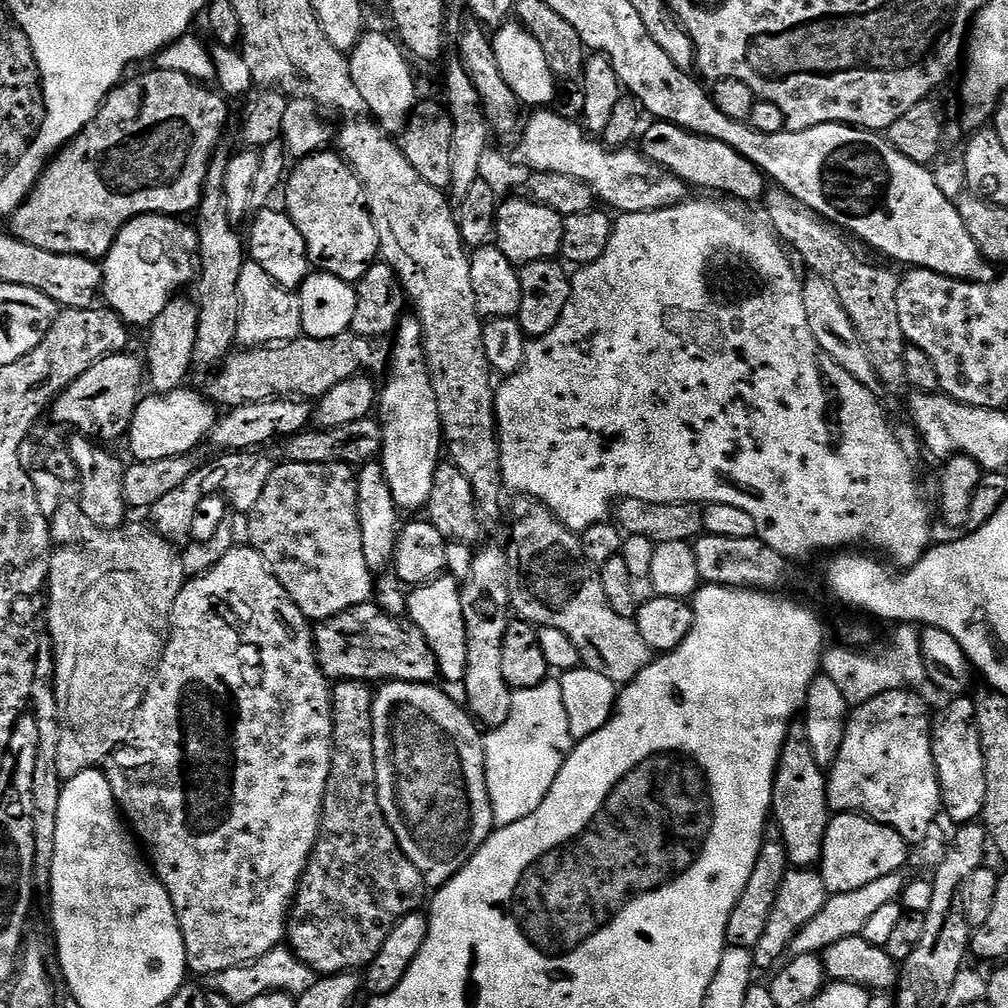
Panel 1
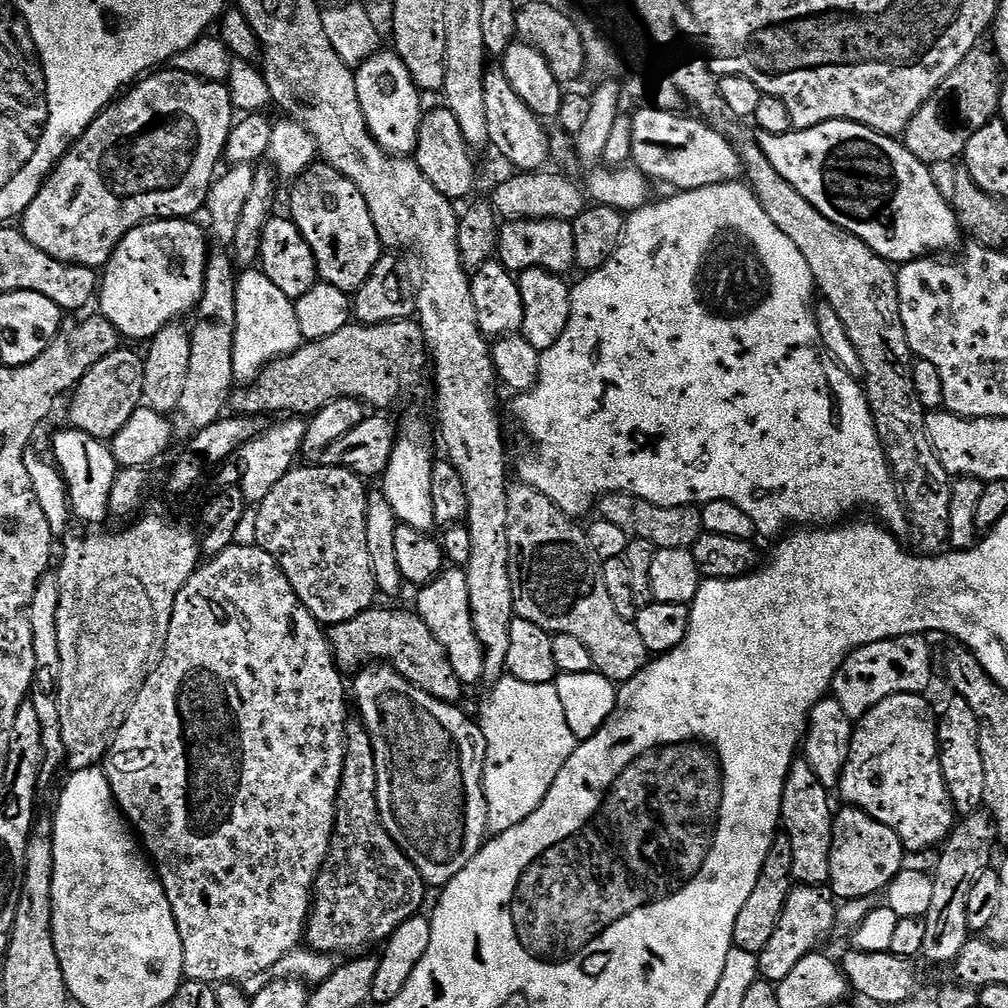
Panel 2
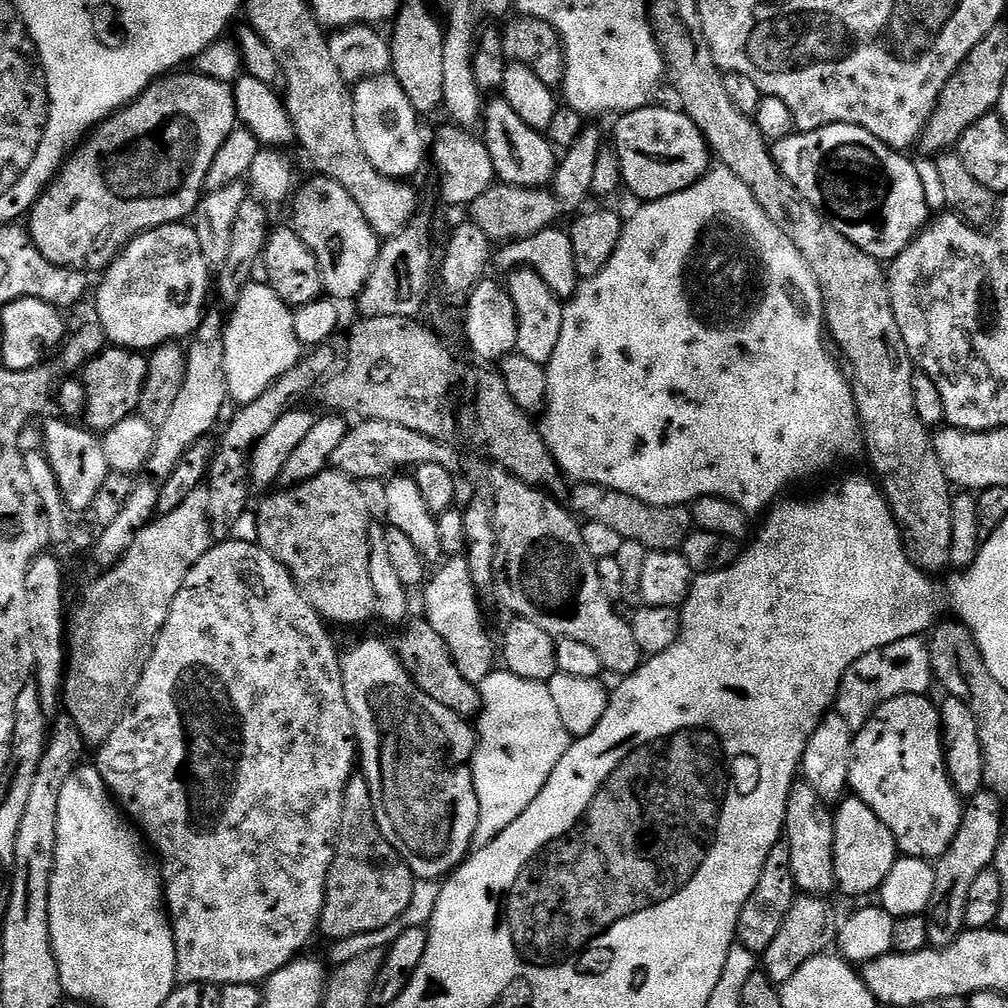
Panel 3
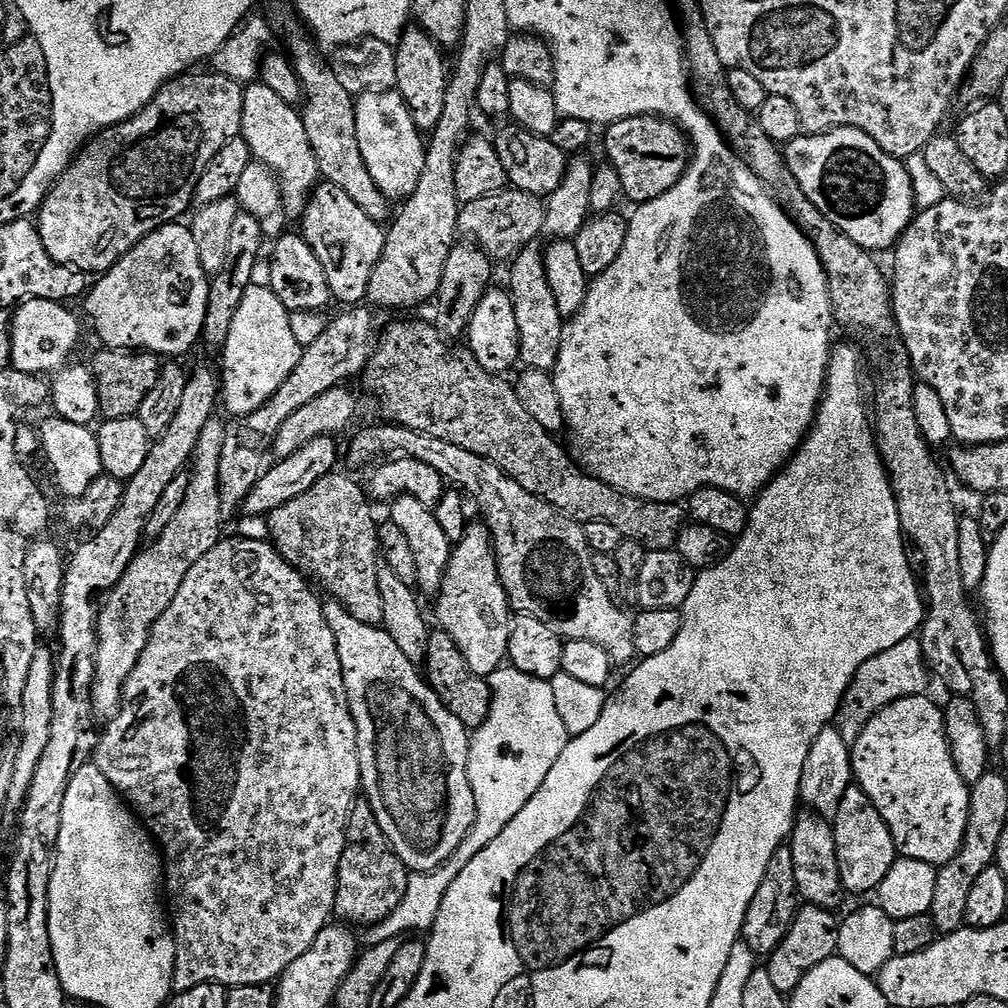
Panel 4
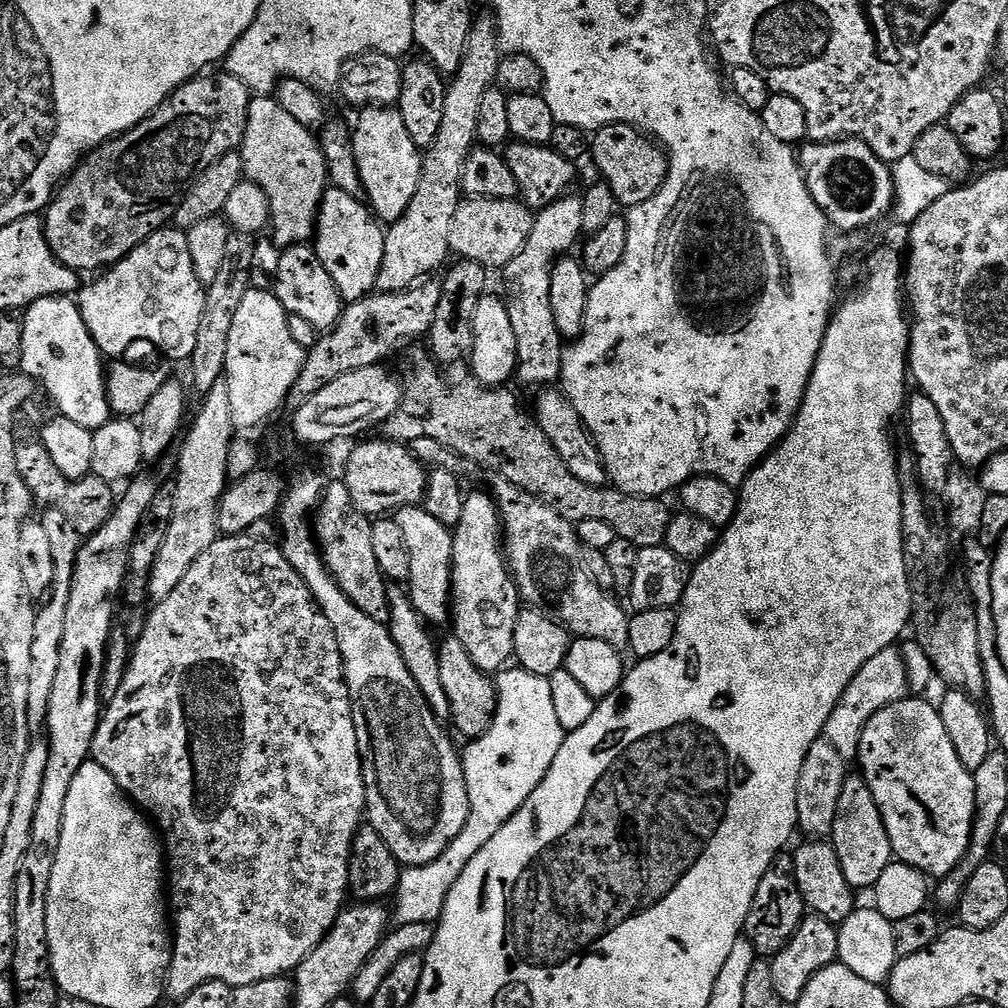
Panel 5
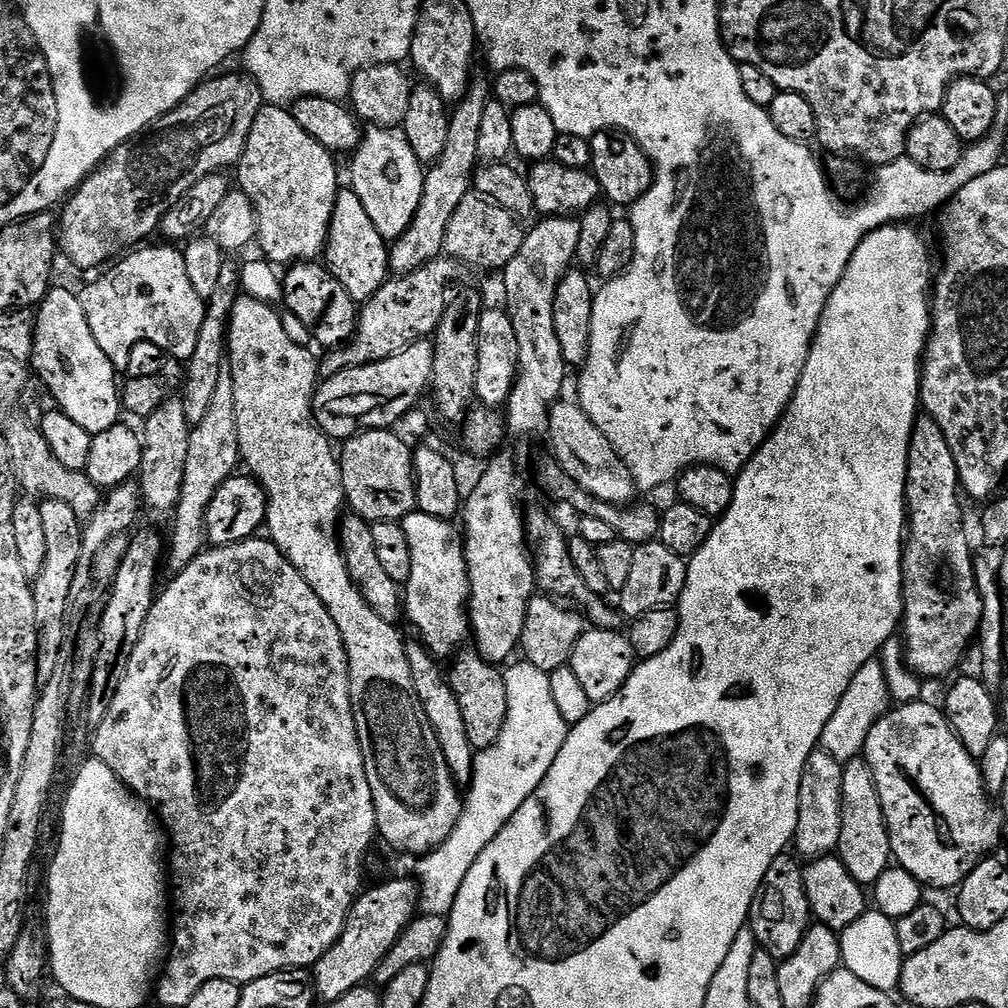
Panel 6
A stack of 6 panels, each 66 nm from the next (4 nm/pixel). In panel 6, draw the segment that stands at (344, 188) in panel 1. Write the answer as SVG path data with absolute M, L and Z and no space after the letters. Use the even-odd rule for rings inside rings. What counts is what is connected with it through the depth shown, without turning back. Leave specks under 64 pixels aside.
M351 190L337 192L322 260L334 278L342 282L346 294L350 294L352 300L363 302L370 299L384 285L384 281L389 279L389 251L389 245L382 234L378 234L374 222L370 222L370 214L366 214L358 194Z

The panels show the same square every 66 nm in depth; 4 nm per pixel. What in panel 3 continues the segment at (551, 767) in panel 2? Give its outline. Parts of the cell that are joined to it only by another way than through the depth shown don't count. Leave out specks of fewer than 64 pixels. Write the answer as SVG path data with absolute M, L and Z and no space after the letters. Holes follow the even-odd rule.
M493 670L479 684L484 703L478 717L476 752L472 756L474 790L478 794L478 830L473 849L485 848L542 794L554 766L562 762L570 737L558 714L547 683L518 678L507 670Z

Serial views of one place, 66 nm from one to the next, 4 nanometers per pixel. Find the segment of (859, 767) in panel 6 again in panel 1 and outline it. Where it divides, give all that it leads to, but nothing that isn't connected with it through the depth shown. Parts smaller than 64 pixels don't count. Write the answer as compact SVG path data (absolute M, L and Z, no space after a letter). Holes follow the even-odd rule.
M842 812L828 821L818 871L831 895L850 894L850 890L859 890L877 878L901 871L908 860L908 852L908 843L890 826L874 822L858 812Z

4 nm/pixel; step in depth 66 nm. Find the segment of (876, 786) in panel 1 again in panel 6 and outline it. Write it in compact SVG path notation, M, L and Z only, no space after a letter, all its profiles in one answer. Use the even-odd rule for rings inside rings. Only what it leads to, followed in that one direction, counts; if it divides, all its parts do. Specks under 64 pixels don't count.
M901 703L899 706L893 707L879 722L874 725L868 732L868 737L864 743L862 753L863 759L867 760L870 770L874 774L874 782L878 786L878 798L882 802L882 810L886 818L886 826L888 827L888 837L892 843L892 854L895 863L899 867L905 868L918 883L925 889L931 888L952 888L955 889L970 874L970 870L974 870L974 866L978 866L980 861L985 859L1000 844L1000 824L996 821L996 812L992 809L993 801L990 799L986 789L984 789L984 779L980 773L980 766L977 757L972 756L966 750L966 746L962 746L962 742L954 734L954 730L948 724L948 717L944 715L939 707L936 708L932 704L917 703Z

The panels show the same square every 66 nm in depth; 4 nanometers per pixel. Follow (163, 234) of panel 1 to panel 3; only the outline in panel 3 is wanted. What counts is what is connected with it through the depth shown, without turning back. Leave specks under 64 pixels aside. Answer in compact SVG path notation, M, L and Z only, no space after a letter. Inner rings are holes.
M181 222L178 224L167 224L166 226L158 226L152 228L149 232L142 232L140 235L134 237L132 241L125 246L124 251L116 257L110 267L103 273L102 279L104 281L100 284L100 289L96 292L96 316L101 328L104 329L104 335L117 348L130 348L133 350L155 350L161 344L169 342L183 341L183 336L191 337L195 333L196 327L199 326L200 321L204 318L206 305L204 303L208 300L208 292L210 296L210 276L208 280L208 272L210 273L210 265L206 262L206 258L202 258L202 246L198 242L198 231L195 227L187 228L187 223Z

